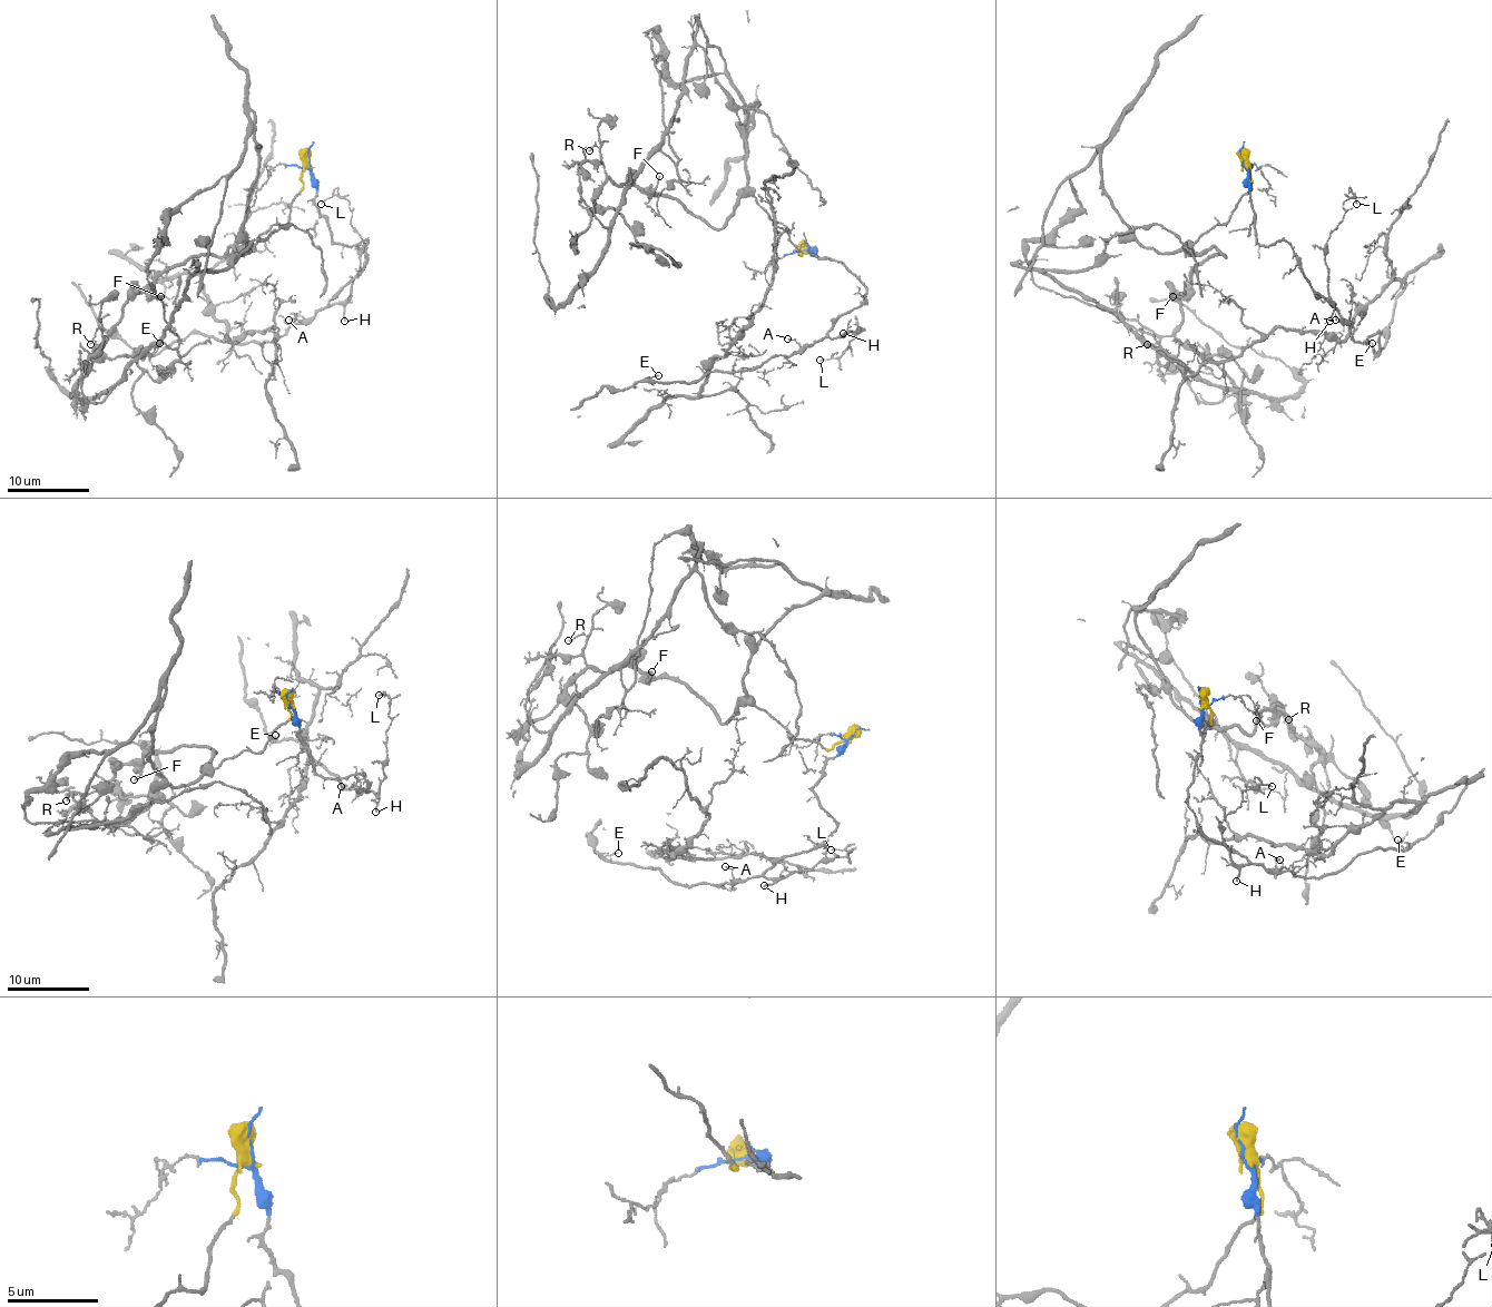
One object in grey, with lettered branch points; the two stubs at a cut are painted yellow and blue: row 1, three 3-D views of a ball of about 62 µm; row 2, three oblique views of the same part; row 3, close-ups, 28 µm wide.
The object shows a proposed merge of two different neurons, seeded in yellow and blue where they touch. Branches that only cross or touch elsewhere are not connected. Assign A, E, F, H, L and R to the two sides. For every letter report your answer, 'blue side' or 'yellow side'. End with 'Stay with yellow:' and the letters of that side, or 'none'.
A: blue side
E: blue side
F: yellow side
H: blue side
L: blue side
R: yellow side
Stay with yellow: F, R

